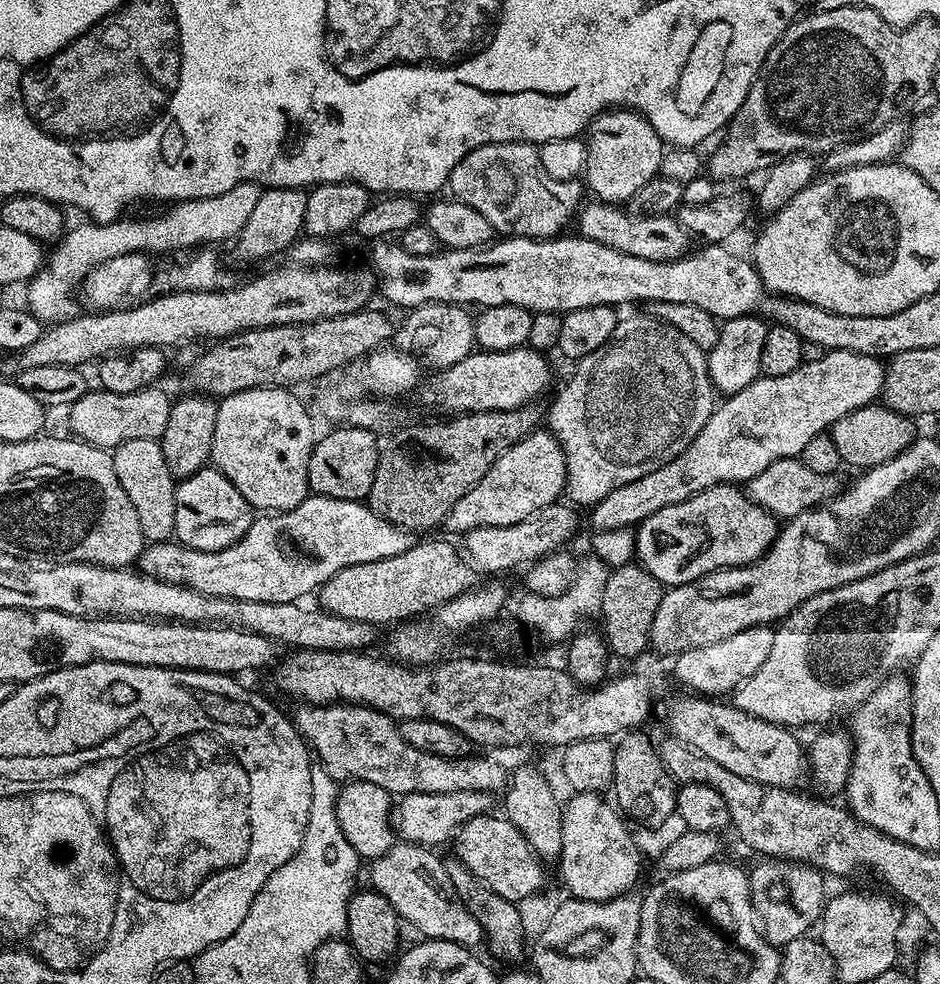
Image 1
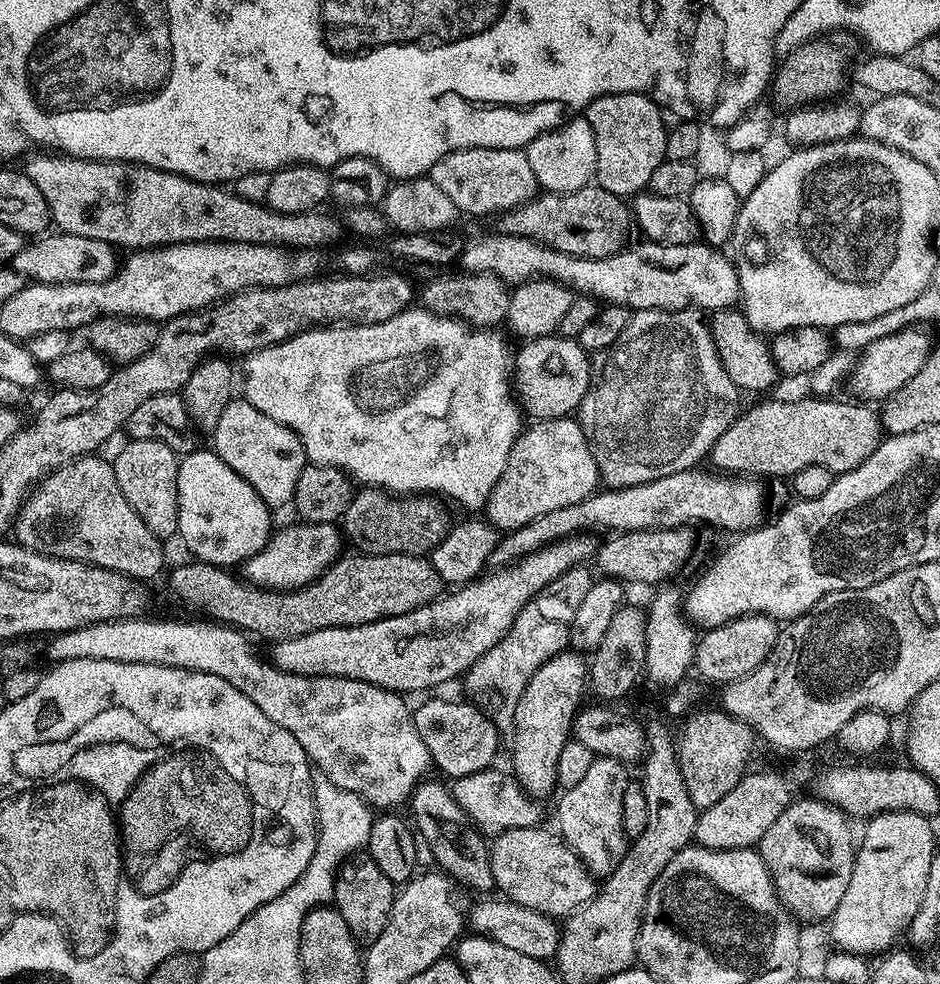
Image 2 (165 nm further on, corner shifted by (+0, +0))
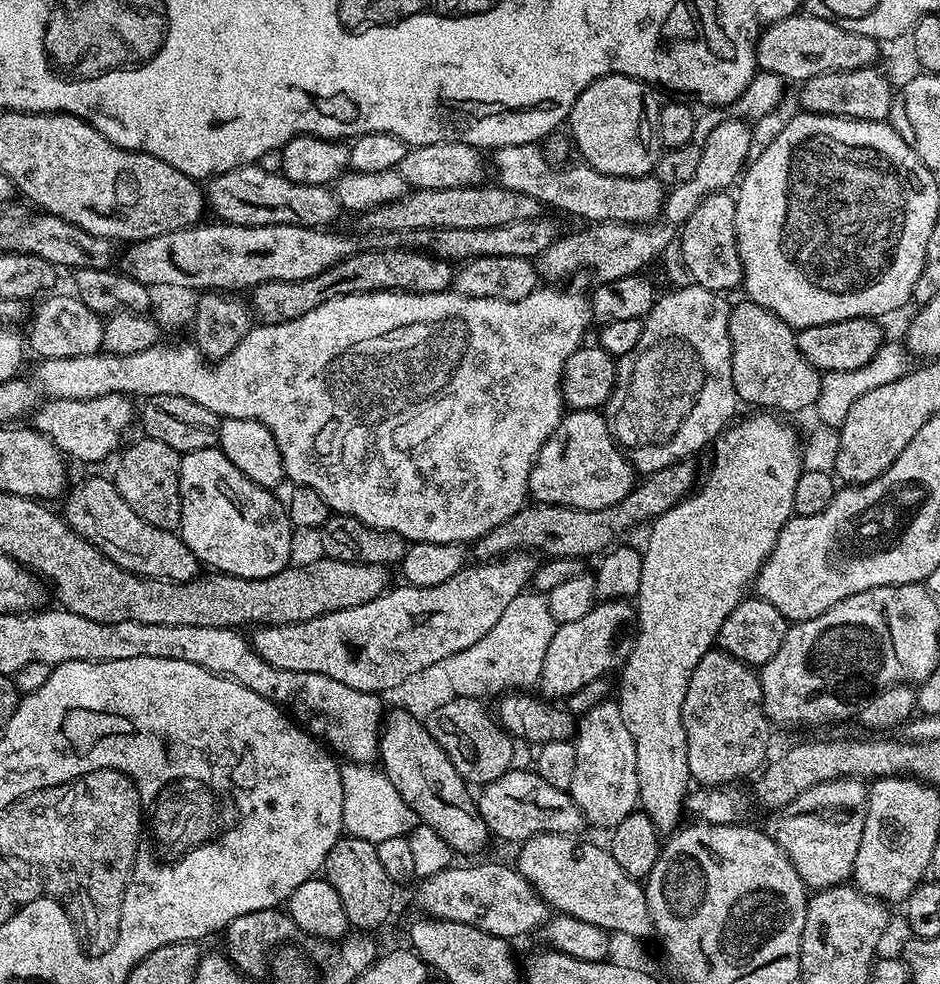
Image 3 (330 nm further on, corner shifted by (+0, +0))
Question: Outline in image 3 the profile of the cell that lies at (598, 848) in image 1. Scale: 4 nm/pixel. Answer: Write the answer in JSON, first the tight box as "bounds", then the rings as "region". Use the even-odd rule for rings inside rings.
{"bounds":[567,698,640,830],"region":[[[609,698],[583,713],[578,720],[574,743],[574,782],[570,782],[567,791],[571,792],[578,810],[582,810],[589,825],[605,830],[614,829],[622,818],[637,811],[640,799],[636,747],[634,738],[630,738],[630,730],[626,730],[619,703]]]}

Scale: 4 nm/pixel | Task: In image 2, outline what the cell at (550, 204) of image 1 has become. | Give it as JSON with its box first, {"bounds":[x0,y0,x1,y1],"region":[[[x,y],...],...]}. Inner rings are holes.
{"bounds":[430,148,538,216],"region":[[[463,148],[441,158],[430,173],[430,179],[436,183],[442,194],[447,194],[450,202],[461,213],[469,212],[472,216],[492,216],[509,212],[523,204],[528,204],[538,194],[538,185],[534,172],[527,162],[527,154],[518,148]]]}

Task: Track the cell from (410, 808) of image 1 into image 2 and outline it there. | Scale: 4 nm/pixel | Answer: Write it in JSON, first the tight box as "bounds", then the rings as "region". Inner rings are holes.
{"bounds":[450,767,541,838],"region":[[[491,767],[482,772],[455,777],[451,781],[450,791],[458,806],[466,810],[472,823],[488,838],[498,837],[506,830],[537,827],[541,823],[540,808],[536,805],[539,803],[525,794],[515,776],[507,771],[496,771],[495,767]]]}

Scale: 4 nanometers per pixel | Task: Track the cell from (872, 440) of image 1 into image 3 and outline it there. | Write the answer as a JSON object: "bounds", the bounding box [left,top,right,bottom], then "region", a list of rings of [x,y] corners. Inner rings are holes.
{"bounds":[471,459,697,562],"region":[[[691,459],[680,460],[676,464],[666,466],[657,472],[649,472],[644,480],[635,485],[622,502],[609,508],[587,512],[581,508],[567,508],[561,504],[529,503],[520,508],[505,524],[494,526],[486,535],[471,545],[477,561],[483,562],[493,558],[507,556],[509,552],[519,552],[521,549],[531,550],[544,558],[565,556],[566,558],[589,558],[597,552],[603,553],[609,546],[615,545],[621,539],[623,532],[631,530],[635,524],[647,525],[657,516],[666,514],[678,501],[684,499],[697,487],[696,468]]]}

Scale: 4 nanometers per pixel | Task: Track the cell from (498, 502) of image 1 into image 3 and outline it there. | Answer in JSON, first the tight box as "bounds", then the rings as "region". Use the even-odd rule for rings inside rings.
{"bounds":[528,410,633,512],"region":[[[572,410],[541,446],[528,475],[528,490],[533,501],[593,512],[622,502],[633,490],[632,476],[632,463],[612,439],[603,415],[596,410]]]}

